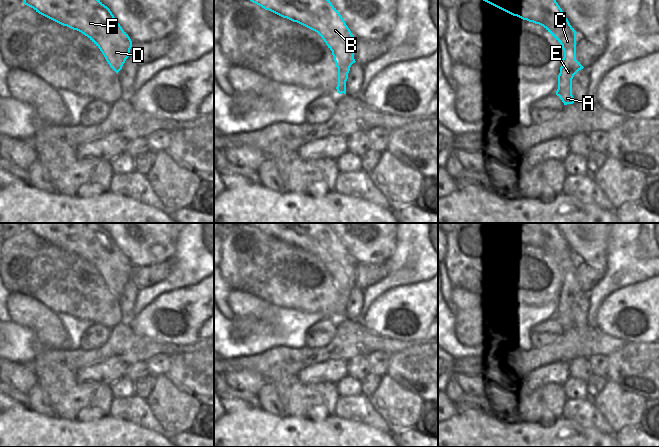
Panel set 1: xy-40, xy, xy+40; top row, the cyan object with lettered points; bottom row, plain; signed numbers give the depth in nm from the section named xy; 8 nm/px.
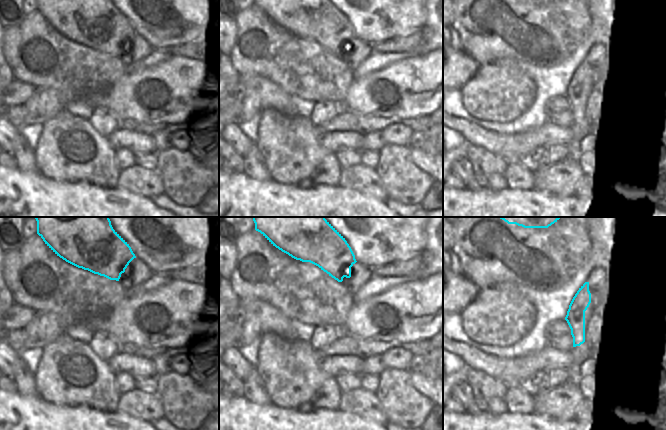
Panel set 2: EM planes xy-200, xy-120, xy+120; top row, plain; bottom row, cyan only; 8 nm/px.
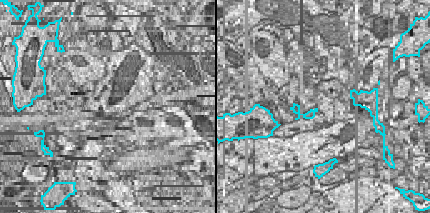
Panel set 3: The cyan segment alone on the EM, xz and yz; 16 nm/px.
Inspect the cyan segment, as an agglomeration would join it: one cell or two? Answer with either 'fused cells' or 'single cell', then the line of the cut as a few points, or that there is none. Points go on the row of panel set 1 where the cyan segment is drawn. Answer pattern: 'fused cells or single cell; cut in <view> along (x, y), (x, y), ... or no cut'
fused cells; cut in xy along (351, 63), (343, 63), (338, 68)

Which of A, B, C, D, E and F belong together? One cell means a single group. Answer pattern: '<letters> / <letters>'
A E / B C D F

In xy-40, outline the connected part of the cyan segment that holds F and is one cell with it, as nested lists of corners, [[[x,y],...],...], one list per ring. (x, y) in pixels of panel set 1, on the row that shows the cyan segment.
[[[23,0],[39,14],[87,36],[102,52],[116,72],[130,56],[132,41],[110,9],[100,0]]]

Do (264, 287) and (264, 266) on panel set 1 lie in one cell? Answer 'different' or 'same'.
same

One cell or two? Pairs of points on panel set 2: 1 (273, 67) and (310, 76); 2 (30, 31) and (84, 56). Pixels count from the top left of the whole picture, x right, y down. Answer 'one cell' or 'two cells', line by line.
1: one cell
2: one cell

